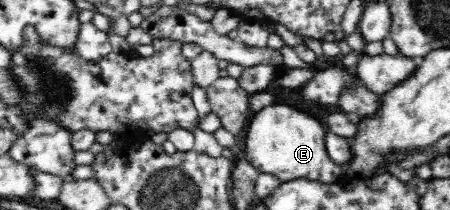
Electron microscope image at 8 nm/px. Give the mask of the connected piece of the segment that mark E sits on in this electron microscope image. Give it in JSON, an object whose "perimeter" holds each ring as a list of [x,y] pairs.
{"perimeter":[[[281,103],[261,108],[251,119],[245,140],[247,163],[260,173],[274,174],[284,183],[295,179],[307,179],[331,184],[344,175],[343,166],[327,155],[323,124],[309,114]]]}

